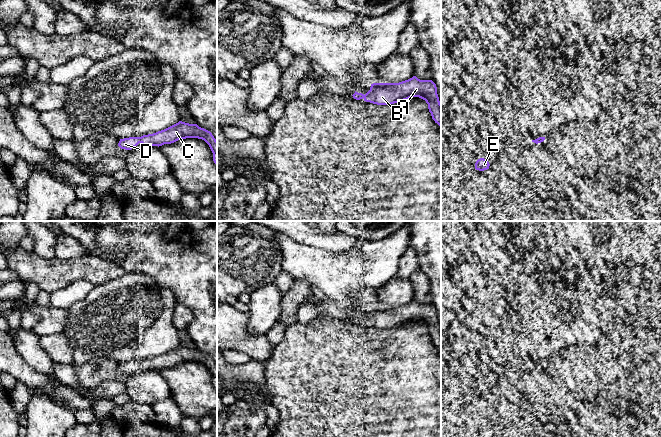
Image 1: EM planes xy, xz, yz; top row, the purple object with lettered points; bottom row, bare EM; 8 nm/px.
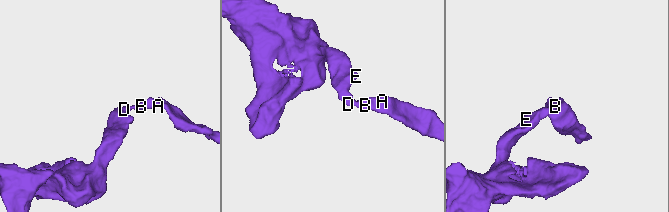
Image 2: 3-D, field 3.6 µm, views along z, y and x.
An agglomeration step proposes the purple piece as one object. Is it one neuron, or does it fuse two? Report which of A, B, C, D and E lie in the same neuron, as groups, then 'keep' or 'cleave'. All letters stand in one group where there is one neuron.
A B C D E; keep

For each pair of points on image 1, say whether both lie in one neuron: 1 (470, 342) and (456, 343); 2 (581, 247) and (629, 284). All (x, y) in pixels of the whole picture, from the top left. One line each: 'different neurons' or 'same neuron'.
1: same neuron
2: different neurons

